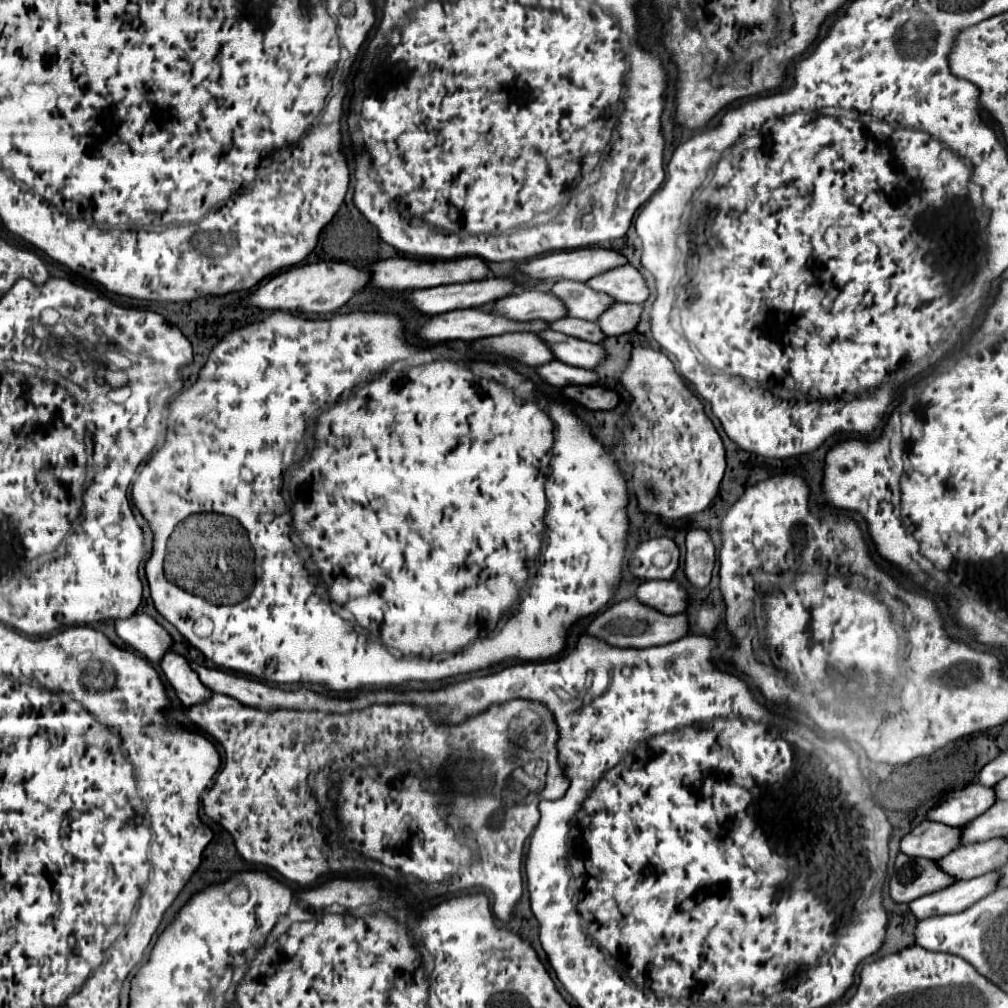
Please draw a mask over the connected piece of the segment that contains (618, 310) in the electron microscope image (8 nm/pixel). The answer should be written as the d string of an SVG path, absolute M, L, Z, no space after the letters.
M615 303L599 317L599 327L605 331L605 335L623 335L633 331L641 321L641 305L629 305L629 303Z

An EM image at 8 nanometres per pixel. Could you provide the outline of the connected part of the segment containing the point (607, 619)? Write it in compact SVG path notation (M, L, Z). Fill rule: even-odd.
M629 599L629 601L621 601L615 603L611 607L607 607L603 613L599 613L587 627L589 635L595 635L611 645L617 647L649 647L649 645L667 645L671 641L677 641L681 637L685 637L689 631L689 621L685 613L679 615L665 615L637 599Z

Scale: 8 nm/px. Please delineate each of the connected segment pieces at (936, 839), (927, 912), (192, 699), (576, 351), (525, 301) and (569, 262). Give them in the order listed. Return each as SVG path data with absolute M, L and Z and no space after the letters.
M923 821L901 841L901 851L913 857L943 859L961 843L963 827L949 827L937 821Z
M985 873L985 875L969 879L969 881L957 881L955 885L951 885L947 889L919 897L917 901L911 903L911 911L917 919L963 911L963 909L971 907L973 903L977 903L979 899L993 893L999 885L997 879L999 879L997 873Z
M169 651L163 657L161 667L163 667L167 681L171 683L171 687L175 689L175 693L183 705L191 707L191 705L199 705L199 703L209 701L211 691L199 681L197 673L191 669L191 665L185 657Z
M551 329L545 333L539 333L539 335L549 343L555 357L559 361L565 361L567 365L573 363L575 367L593 369L601 359L607 357L603 345L595 345L595 343L589 343L589 341L583 341L577 337L569 337L569 335L551 331Z
M523 291L509 295L505 299L499 299L491 305L491 309L499 315L505 315L507 319L515 321L533 321L533 319L545 319L549 323L567 317L567 309L561 299L553 293L543 291Z
M585 247L573 251L557 251L545 257L537 257L519 265L519 269L533 279L573 279L573 281L589 281L603 271L613 267L621 267L627 263L617 251L601 249L601 247Z

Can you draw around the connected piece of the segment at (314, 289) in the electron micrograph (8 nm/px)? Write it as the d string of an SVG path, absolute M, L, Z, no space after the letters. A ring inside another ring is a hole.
M319 261L311 265L297 265L281 271L273 279L261 283L255 293L251 293L243 305L253 305L259 309L285 309L293 313L333 313L343 307L357 291L361 291L371 281L371 273L367 269L353 267L341 261Z

